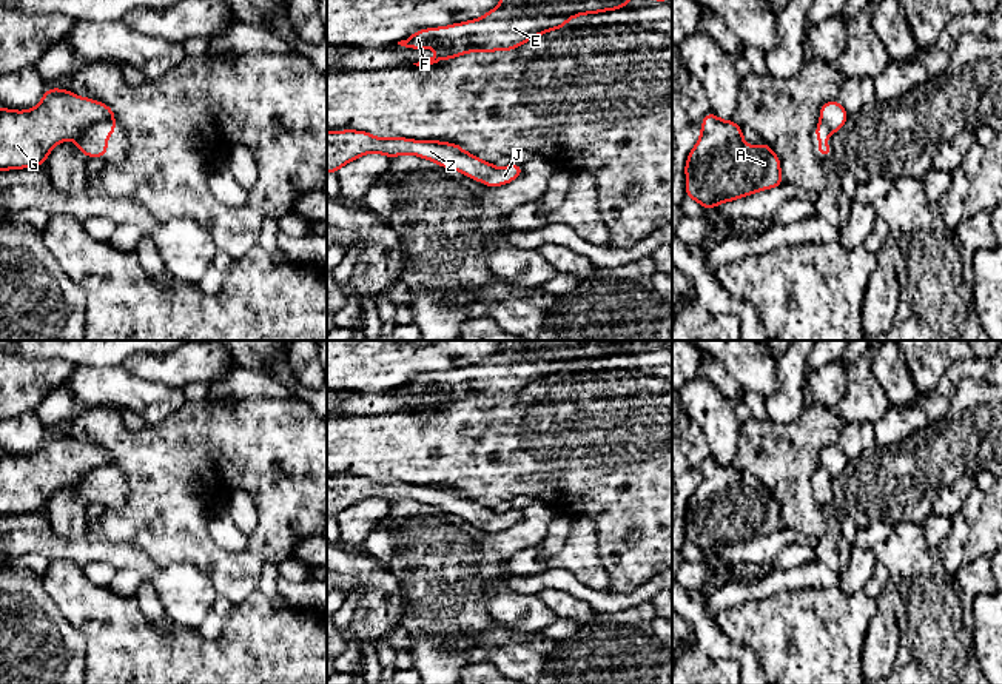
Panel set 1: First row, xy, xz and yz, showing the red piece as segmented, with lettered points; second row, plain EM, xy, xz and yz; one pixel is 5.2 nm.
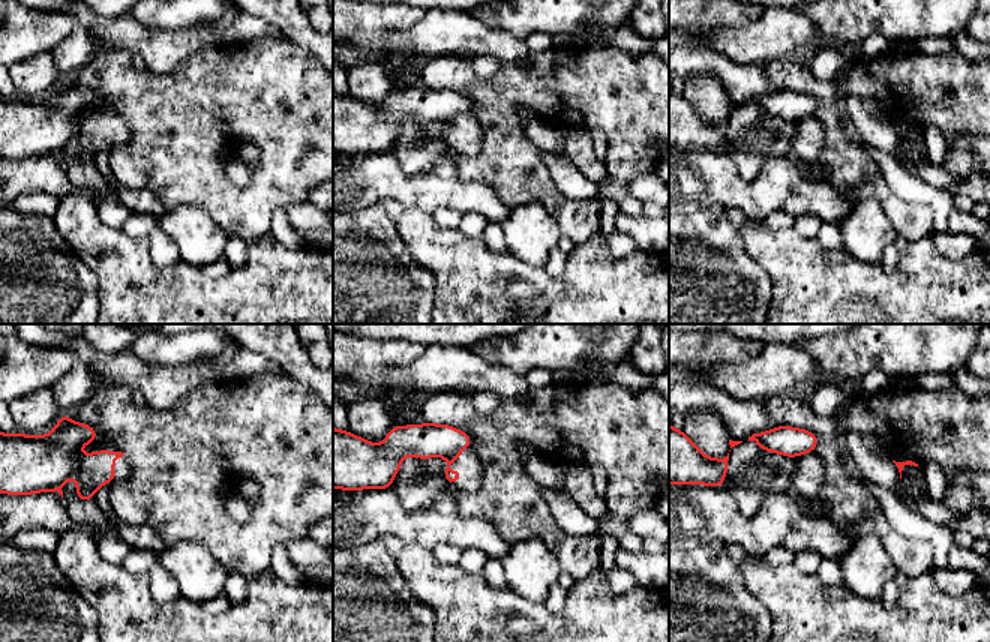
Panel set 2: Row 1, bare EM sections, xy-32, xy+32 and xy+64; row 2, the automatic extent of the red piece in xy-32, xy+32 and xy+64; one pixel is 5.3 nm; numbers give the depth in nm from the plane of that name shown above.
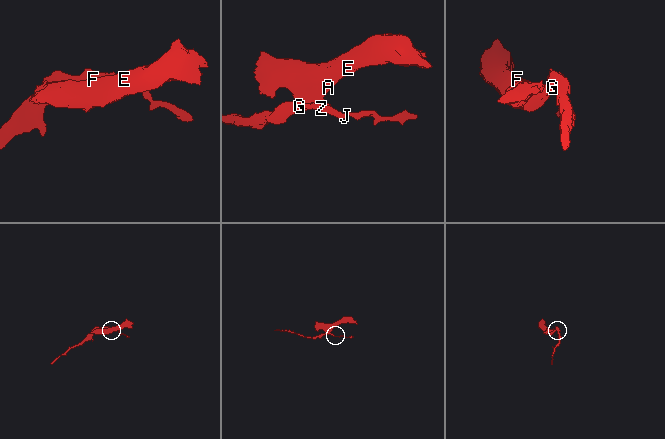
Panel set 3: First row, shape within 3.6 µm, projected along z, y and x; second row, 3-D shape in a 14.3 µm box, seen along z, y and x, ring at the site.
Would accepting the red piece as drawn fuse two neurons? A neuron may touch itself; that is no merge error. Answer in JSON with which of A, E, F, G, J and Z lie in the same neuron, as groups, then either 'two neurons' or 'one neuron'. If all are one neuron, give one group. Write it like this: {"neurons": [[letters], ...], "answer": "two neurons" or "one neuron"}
{"neurons": [["A", "E", "F"], ["G", "J", "Z"]], "answer": "two neurons"}

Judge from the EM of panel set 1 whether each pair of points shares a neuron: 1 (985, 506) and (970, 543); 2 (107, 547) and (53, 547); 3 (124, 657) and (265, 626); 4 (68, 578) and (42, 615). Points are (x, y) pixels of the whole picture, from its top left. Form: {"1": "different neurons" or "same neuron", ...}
{"1": "same neuron", "2": "same neuron", "3": "same neuron", "4": "different neurons"}

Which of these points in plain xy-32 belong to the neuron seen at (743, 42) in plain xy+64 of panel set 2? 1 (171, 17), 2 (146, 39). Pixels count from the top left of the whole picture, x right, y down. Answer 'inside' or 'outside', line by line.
1: outside
2: inside

